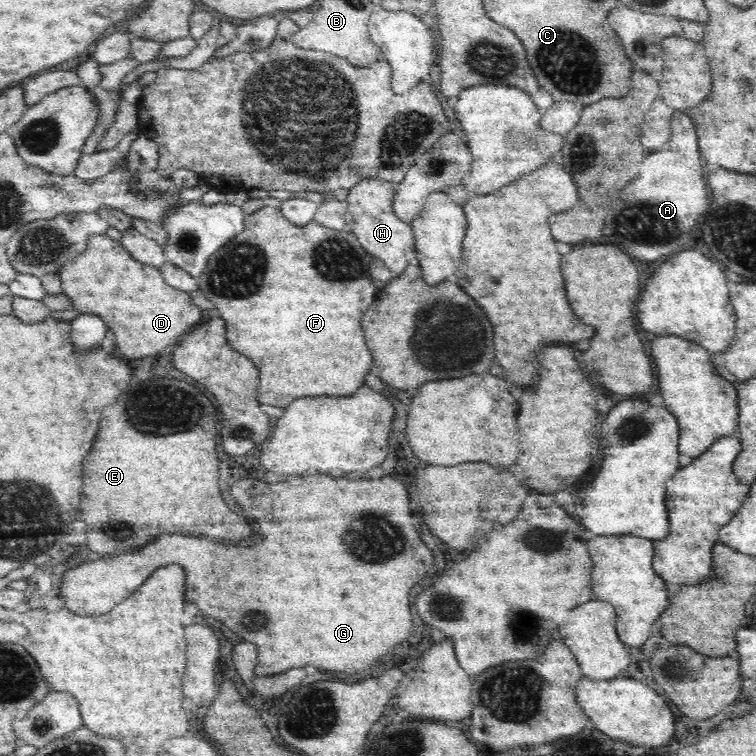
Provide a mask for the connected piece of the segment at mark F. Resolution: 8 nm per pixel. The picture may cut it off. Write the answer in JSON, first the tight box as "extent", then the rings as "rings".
{"extent":[198,206,380,406],"rings":[[[275,206],[260,208],[254,214],[246,216],[242,232],[236,234],[232,240],[228,240],[222,248],[219,248],[207,262],[207,267],[198,278],[199,289],[211,300],[216,310],[220,310],[220,316],[225,320],[228,343],[244,356],[248,356],[260,370],[260,388],[258,388],[258,400],[260,404],[272,406],[288,406],[288,400],[292,402],[294,398],[302,396],[348,396],[354,394],[362,384],[366,374],[370,372],[372,366],[372,356],[366,346],[366,338],[362,332],[362,316],[374,304],[376,294],[380,288],[376,288],[370,280],[370,260],[372,255],[360,244],[357,236],[349,229],[332,230],[322,226],[319,222],[312,221],[308,224],[297,225],[289,221],[283,212]]]}

